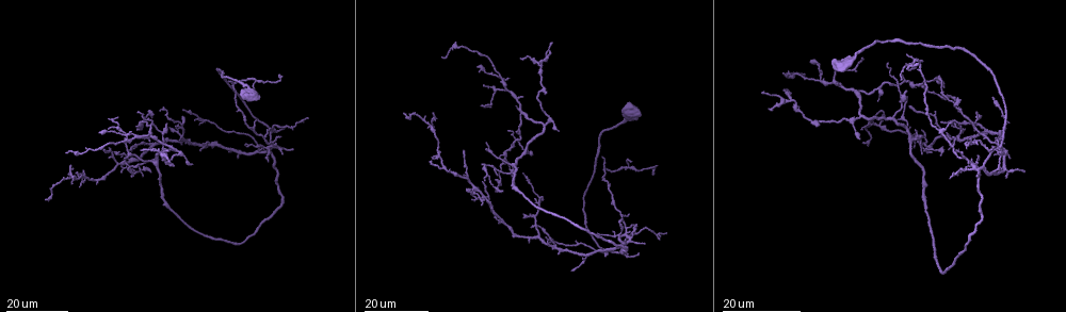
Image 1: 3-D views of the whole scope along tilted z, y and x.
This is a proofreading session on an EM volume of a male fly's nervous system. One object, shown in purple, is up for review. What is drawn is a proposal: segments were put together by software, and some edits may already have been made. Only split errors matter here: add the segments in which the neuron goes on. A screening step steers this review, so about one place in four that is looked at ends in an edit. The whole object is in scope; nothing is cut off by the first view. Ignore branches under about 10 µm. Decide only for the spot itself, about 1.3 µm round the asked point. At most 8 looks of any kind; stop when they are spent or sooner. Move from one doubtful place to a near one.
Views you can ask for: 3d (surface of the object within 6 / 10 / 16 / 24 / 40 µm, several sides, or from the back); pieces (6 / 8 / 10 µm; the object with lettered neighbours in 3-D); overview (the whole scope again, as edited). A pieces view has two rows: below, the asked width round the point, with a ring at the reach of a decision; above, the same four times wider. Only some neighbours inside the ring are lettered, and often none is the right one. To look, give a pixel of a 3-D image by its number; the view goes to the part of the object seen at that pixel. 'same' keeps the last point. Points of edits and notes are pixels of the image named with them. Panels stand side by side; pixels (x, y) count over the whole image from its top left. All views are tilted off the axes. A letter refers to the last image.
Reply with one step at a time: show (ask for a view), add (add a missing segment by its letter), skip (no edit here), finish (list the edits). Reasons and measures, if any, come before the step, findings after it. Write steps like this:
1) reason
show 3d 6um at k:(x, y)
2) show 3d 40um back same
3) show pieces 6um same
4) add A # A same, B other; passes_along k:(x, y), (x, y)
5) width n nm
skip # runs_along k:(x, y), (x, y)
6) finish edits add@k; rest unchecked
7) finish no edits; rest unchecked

branch stops here
show 3d 24um at 1:(170, 126)

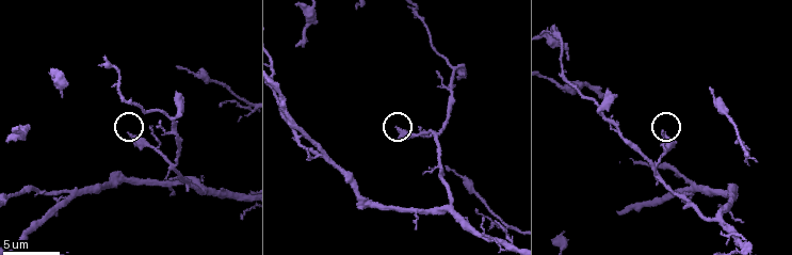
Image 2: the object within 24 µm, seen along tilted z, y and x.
see the neighbours
show pieces 8um at 2:(667, 136)

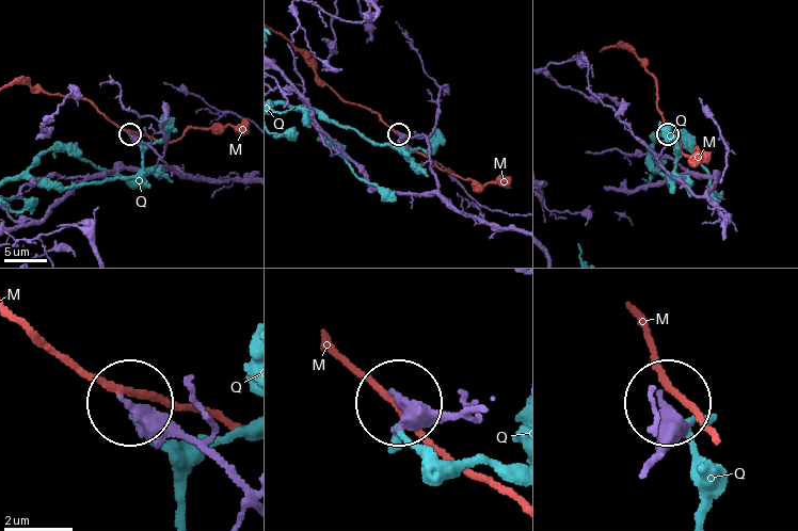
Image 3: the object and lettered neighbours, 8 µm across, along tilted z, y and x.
skip # M other, Q other; runs_along 3:(651, 465), (666, 407); none of them fits

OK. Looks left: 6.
thin end
show 3d 24um at 1:(940, 120)

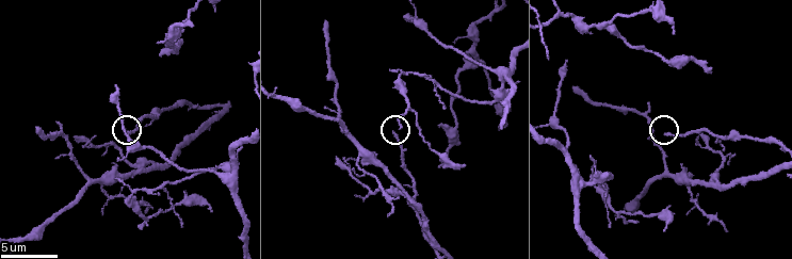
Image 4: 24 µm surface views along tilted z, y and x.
show pieces 8um at 4:(394, 135)

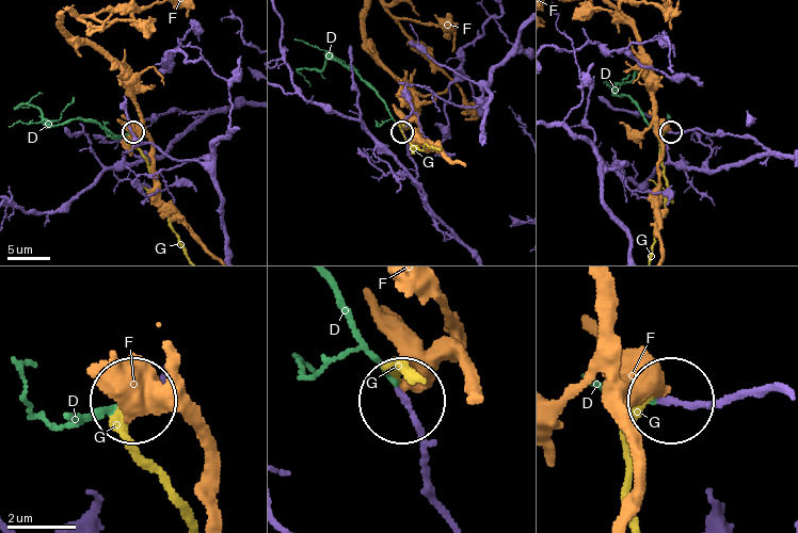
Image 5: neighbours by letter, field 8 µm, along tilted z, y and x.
width 160 nm
add D # D same, F other, G other; passes_along 5:(745, 399), (651, 404), (599, 389); it goes on there

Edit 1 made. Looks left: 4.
an open end
show pieces 8um at 4:(563, 65)

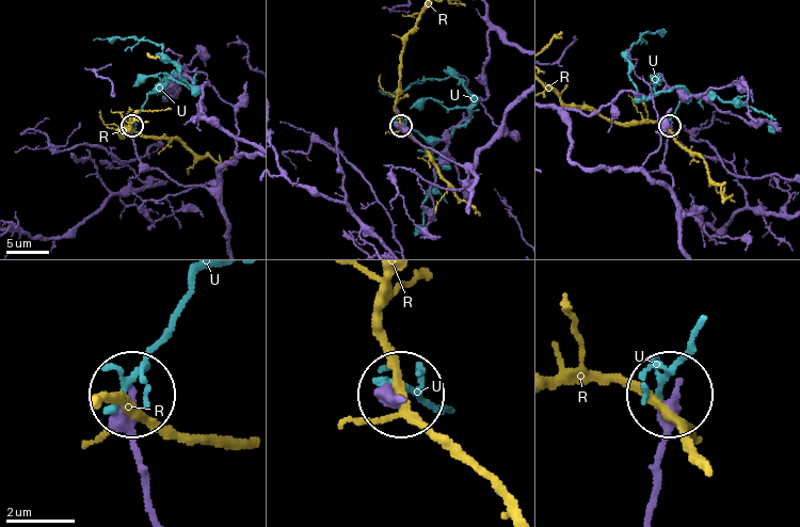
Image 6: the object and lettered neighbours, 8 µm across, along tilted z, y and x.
width 210 nm
skip # R other, U other; runs_along 6:(648, 502), (666, 400); no lettered segment goes on from it

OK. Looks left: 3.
an open end
show pieces 10um at 4:(573, 89)

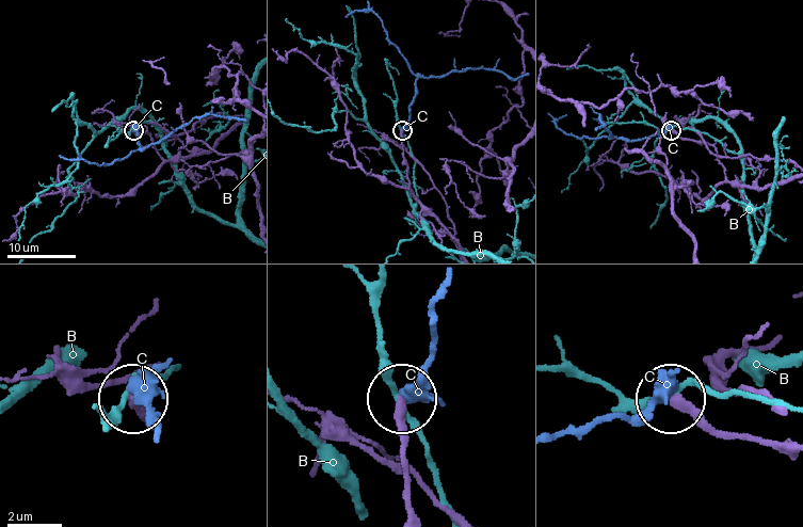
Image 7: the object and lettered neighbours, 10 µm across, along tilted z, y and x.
skip # B other, C other; runs_along 7:(414, 510), (401, 448), (402, 402); no lettered segment goes on from it

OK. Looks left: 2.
finish edits add@5; rest unchecked

